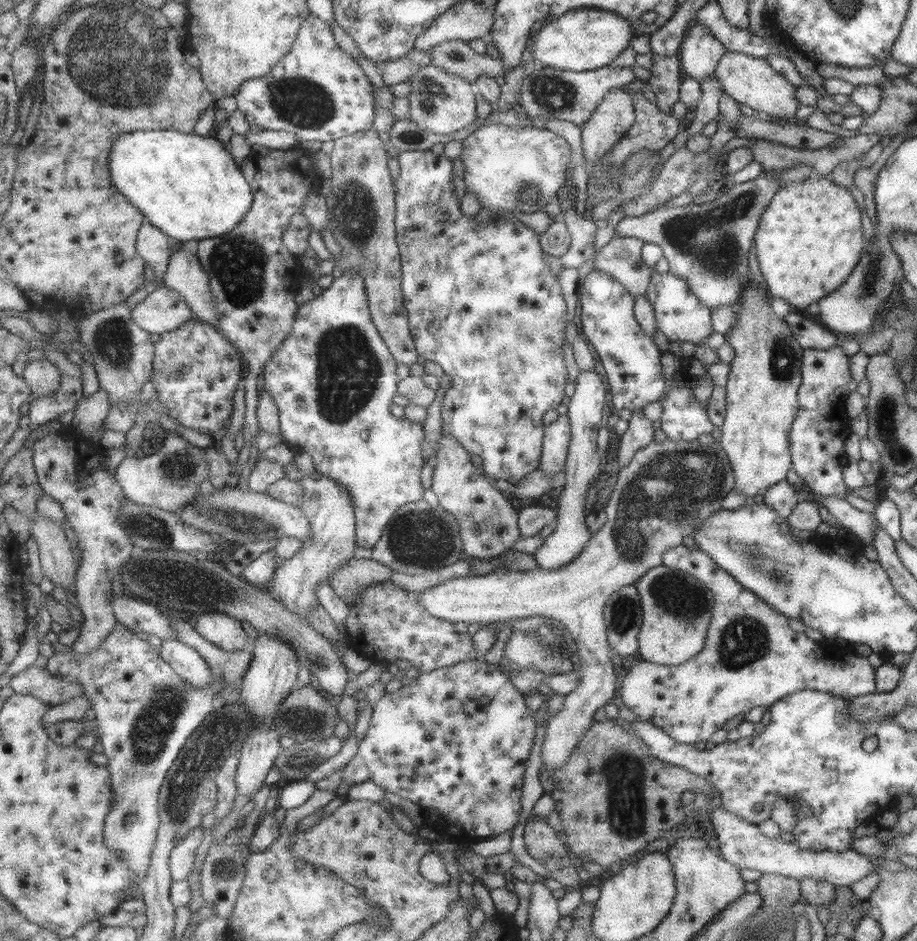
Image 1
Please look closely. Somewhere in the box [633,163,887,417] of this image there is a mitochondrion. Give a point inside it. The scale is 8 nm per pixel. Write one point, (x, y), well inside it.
(706, 240)

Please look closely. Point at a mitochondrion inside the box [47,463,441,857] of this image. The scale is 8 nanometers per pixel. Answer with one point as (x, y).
(204, 753)

